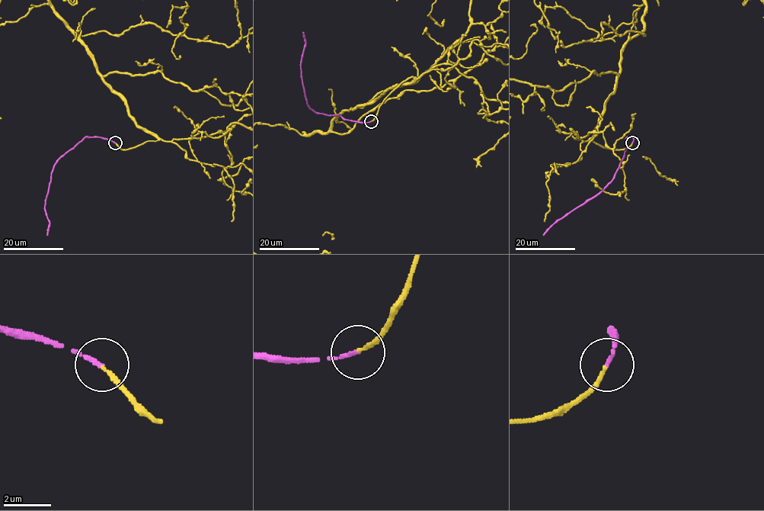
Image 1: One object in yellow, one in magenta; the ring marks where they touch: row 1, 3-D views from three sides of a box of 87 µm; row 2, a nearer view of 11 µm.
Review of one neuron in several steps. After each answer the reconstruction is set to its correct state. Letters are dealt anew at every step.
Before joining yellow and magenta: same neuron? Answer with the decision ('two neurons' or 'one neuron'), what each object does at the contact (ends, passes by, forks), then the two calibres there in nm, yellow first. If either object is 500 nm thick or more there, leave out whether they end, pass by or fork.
one neuron | yellow ends | magenta ends | 150/160 nm

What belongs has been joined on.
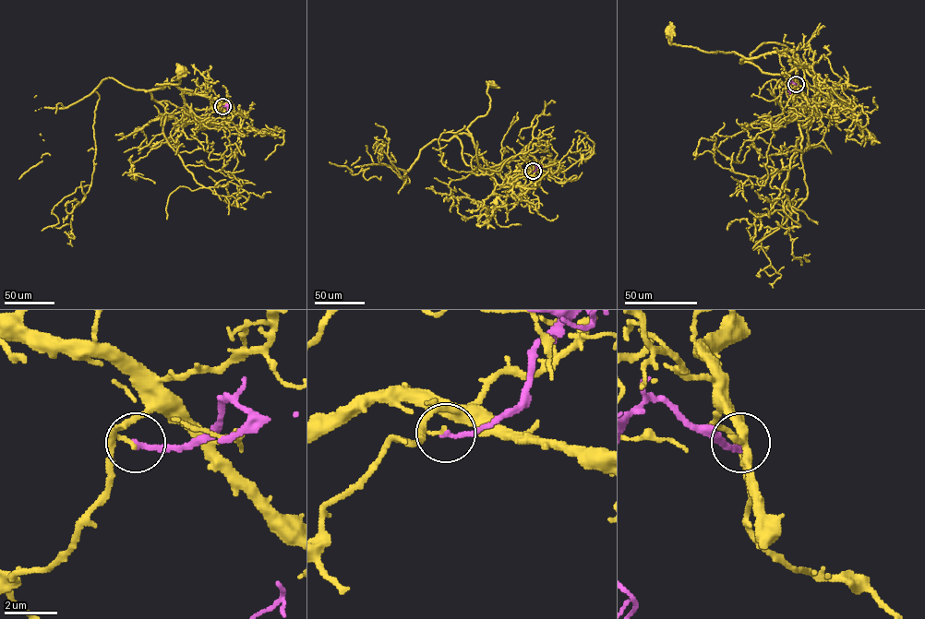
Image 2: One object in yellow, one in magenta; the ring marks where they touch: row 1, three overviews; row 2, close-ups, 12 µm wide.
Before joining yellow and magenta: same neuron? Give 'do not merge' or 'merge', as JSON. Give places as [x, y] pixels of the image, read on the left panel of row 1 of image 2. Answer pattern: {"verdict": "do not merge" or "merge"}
{"verdict": "do not merge"}

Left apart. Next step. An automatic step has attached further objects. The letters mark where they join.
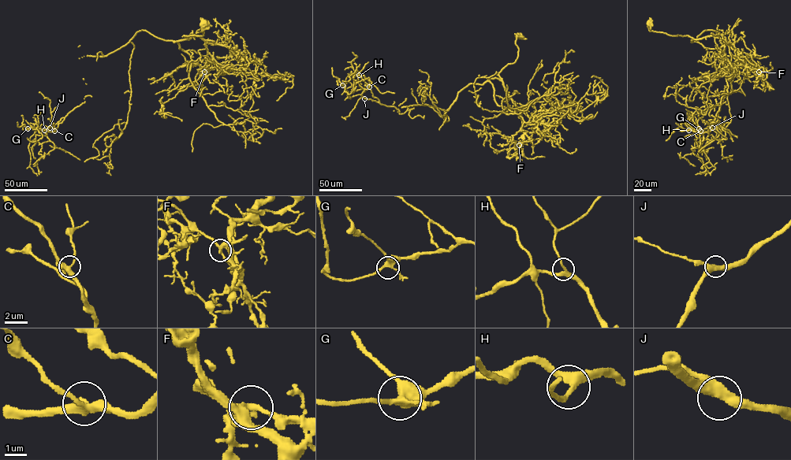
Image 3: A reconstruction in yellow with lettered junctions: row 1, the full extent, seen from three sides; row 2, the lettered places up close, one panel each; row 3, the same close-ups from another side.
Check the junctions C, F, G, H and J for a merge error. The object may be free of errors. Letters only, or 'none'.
none

